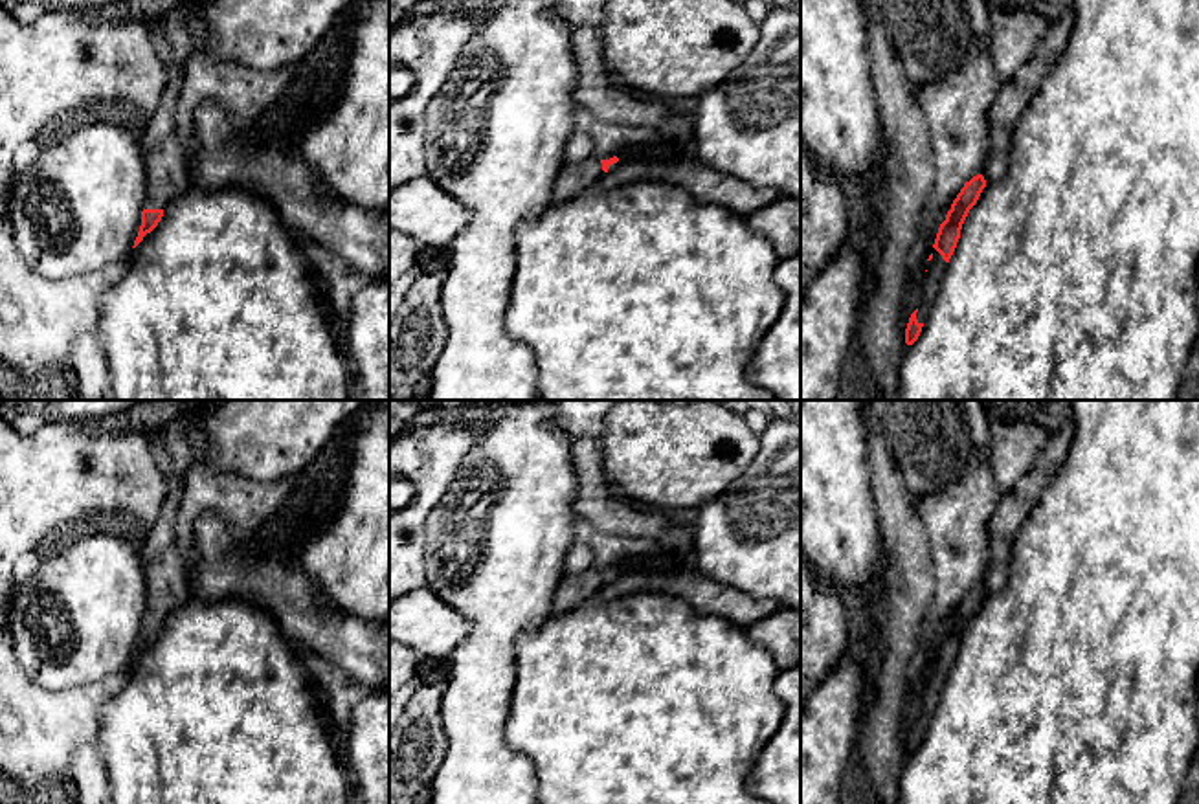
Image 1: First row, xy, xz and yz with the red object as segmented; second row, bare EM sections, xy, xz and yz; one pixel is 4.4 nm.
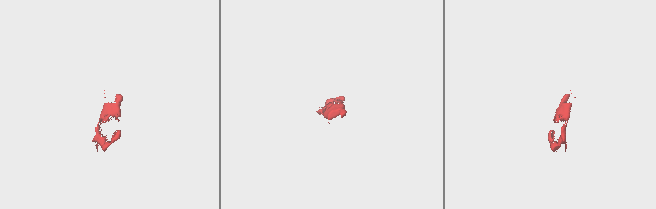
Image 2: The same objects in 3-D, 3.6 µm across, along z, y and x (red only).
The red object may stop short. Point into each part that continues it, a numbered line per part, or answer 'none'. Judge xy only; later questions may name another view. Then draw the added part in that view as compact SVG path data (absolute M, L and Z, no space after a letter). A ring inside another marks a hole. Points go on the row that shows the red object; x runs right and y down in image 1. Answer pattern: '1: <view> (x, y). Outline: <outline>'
1: xy (166, 166). Outline: M174 132L165 136L154 149L143 152L147 195L143 209L165 209L191 185L187 152Z

